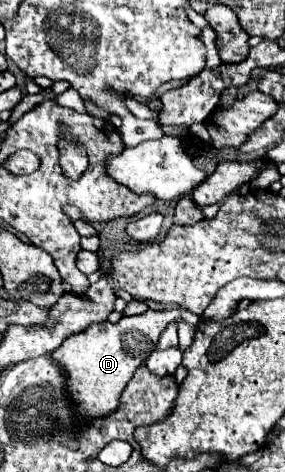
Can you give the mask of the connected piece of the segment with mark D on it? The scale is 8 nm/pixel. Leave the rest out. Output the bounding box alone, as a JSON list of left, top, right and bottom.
[51,308,201,418]

